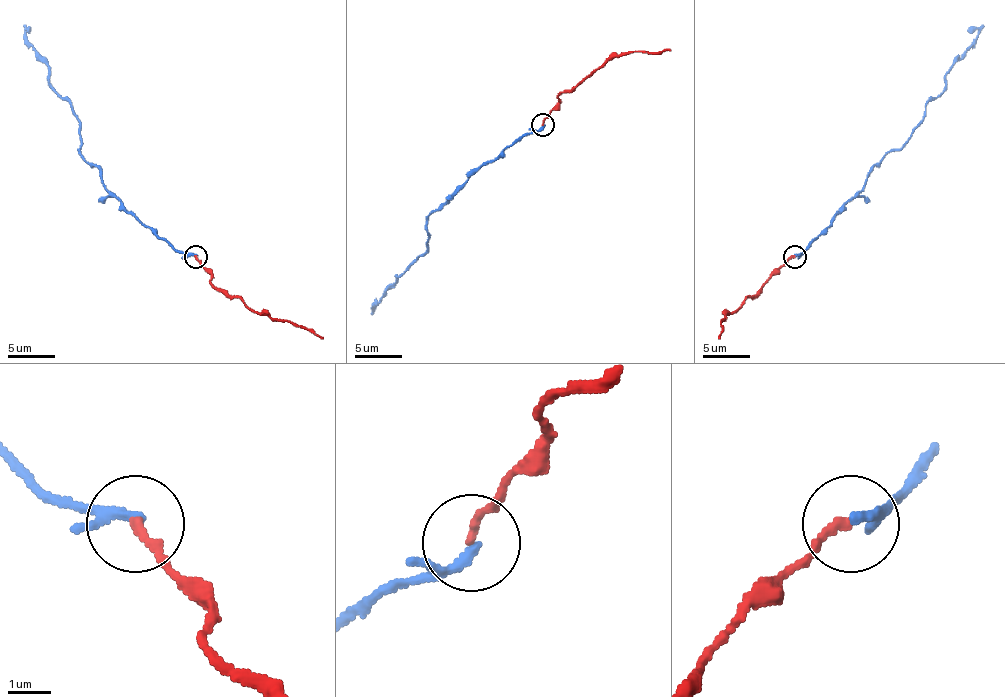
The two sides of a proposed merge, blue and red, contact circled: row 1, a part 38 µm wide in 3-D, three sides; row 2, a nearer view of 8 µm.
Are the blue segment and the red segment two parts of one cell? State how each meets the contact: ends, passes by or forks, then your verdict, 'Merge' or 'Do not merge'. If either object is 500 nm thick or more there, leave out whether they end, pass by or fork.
At the ring blue ends. At the ring red ends. Merge

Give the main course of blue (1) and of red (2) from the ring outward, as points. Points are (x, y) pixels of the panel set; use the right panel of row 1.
1: (794, 256), (864, 186), (869, 172), (908, 139), (925, 106), (946, 85), (946, 71), (978, 34), (967, 31)
2: (794, 256), (761, 288), (721, 319), (719, 338)

